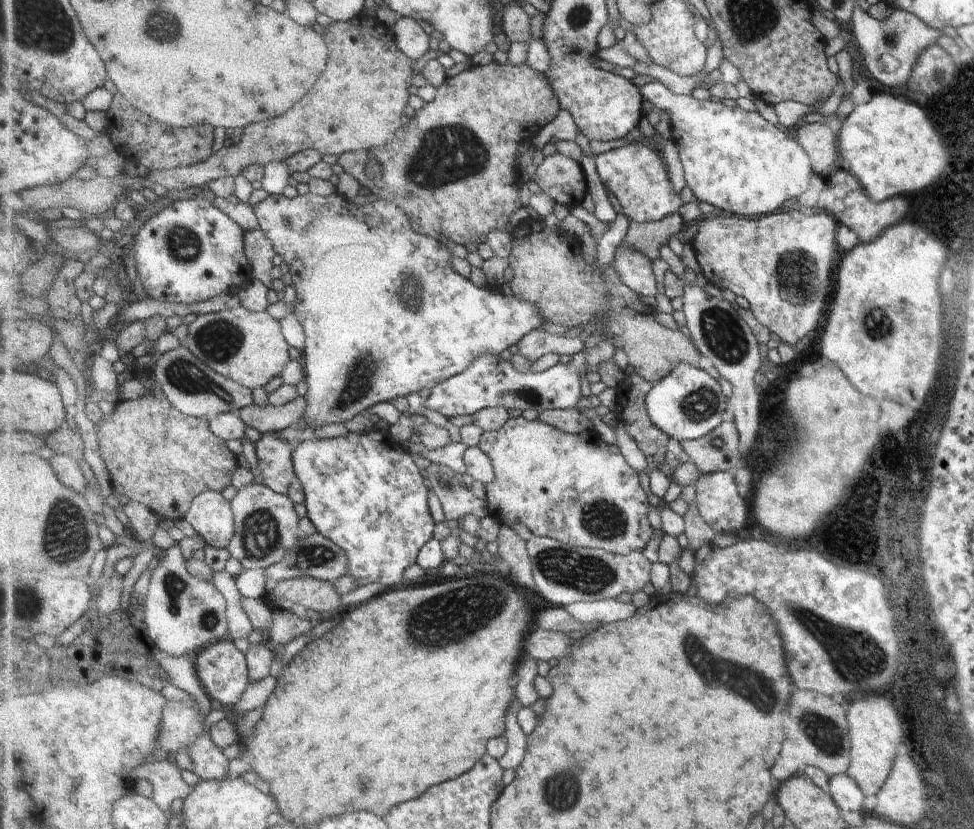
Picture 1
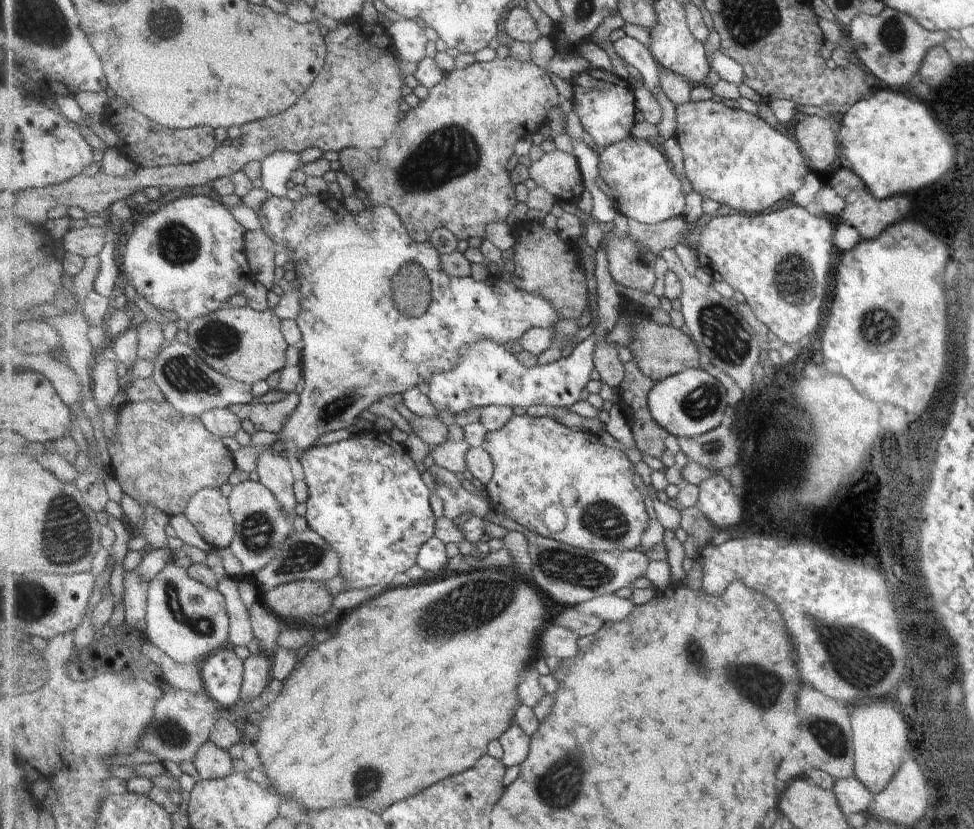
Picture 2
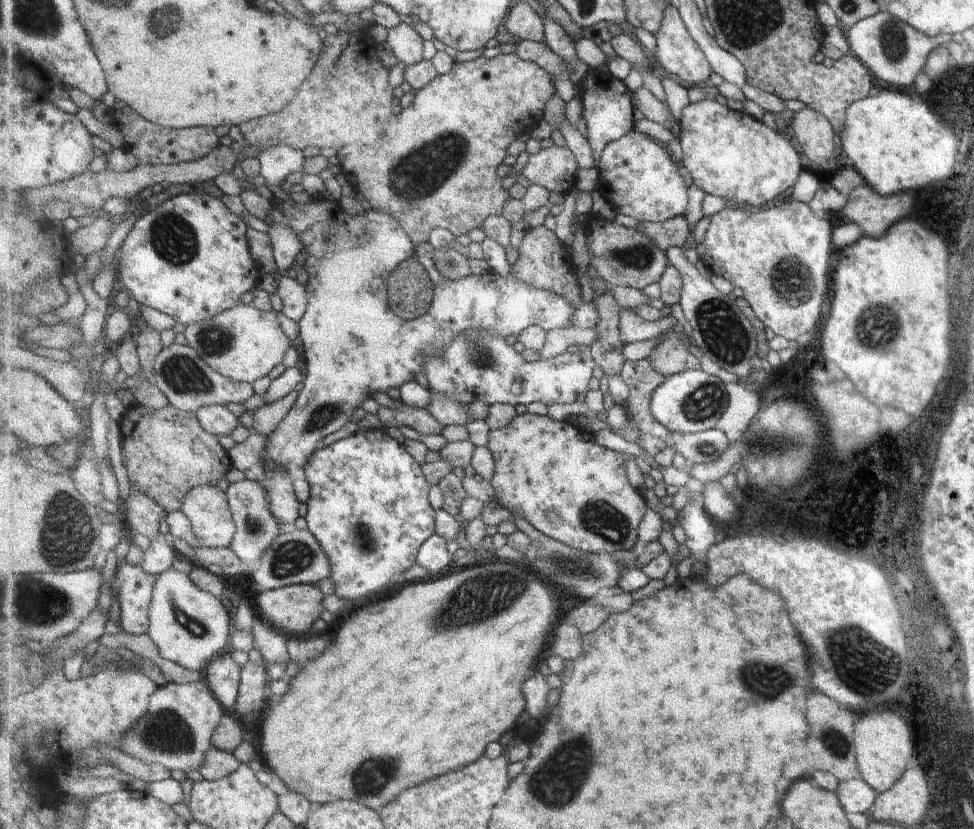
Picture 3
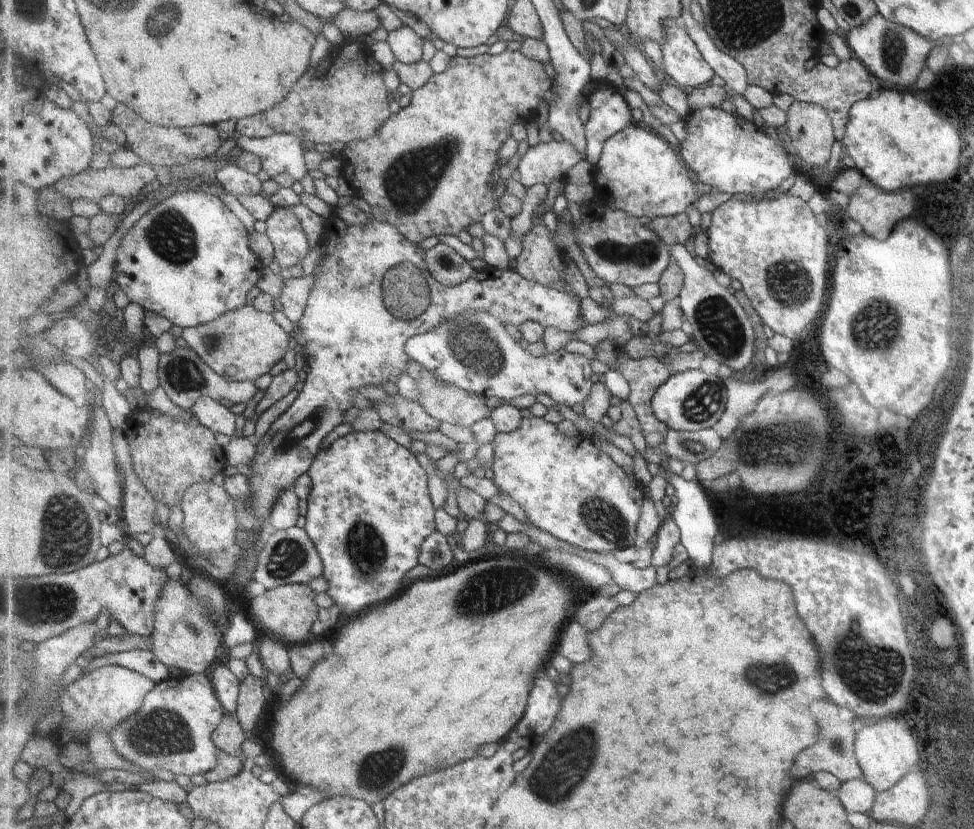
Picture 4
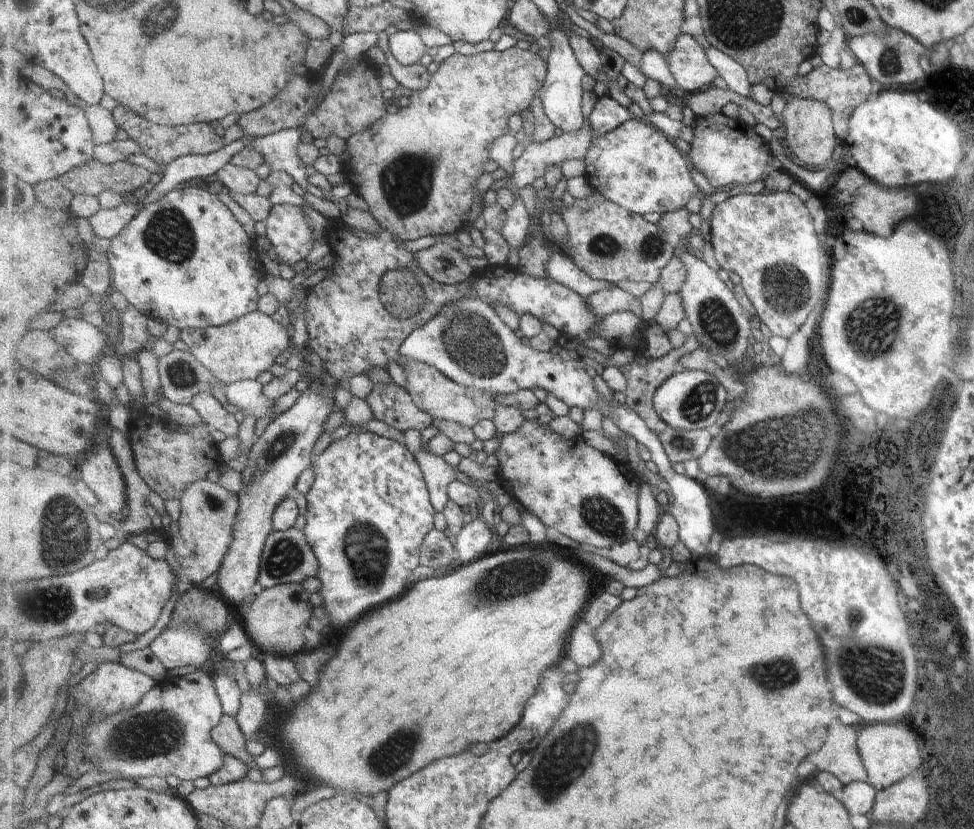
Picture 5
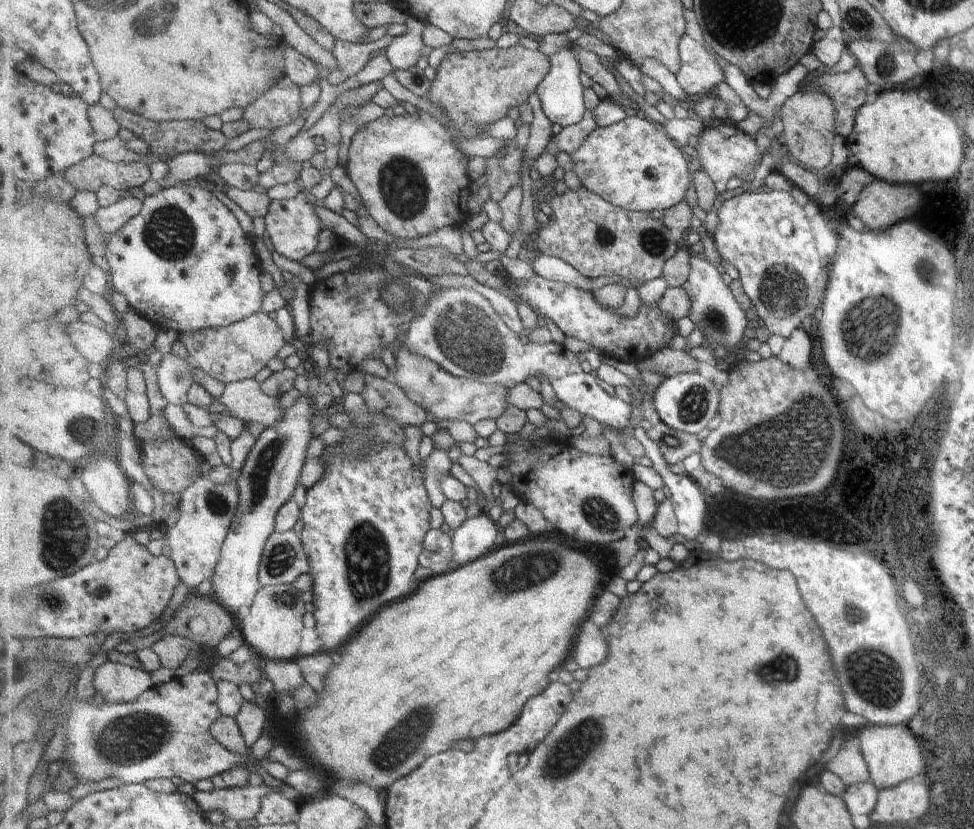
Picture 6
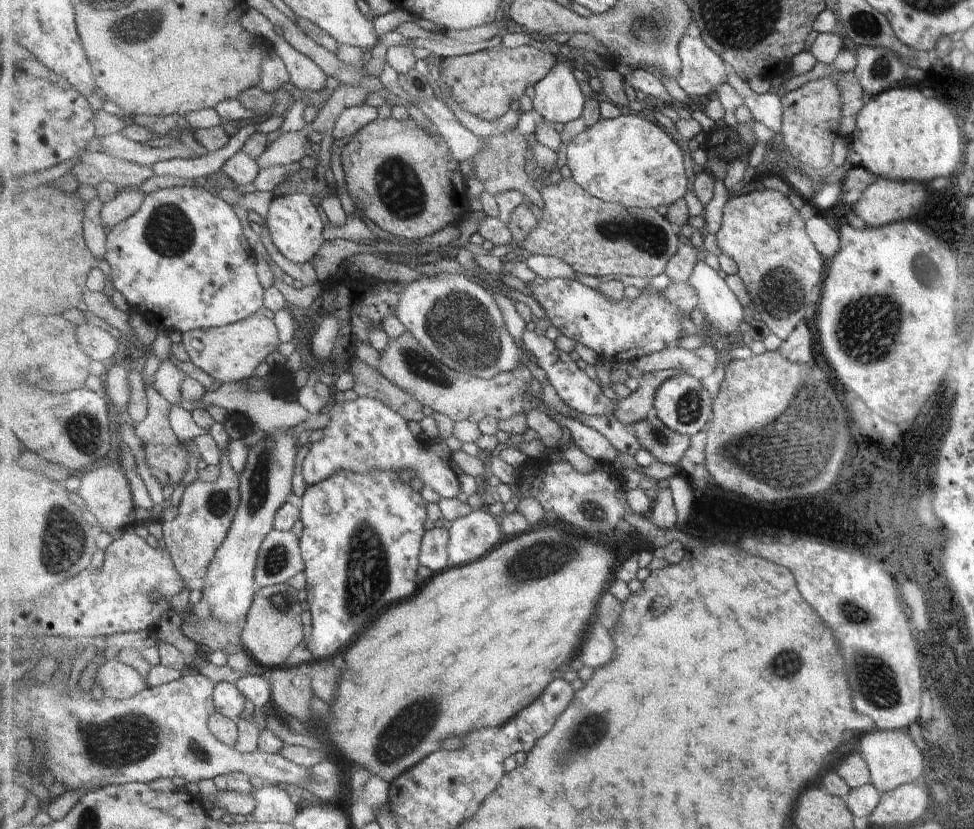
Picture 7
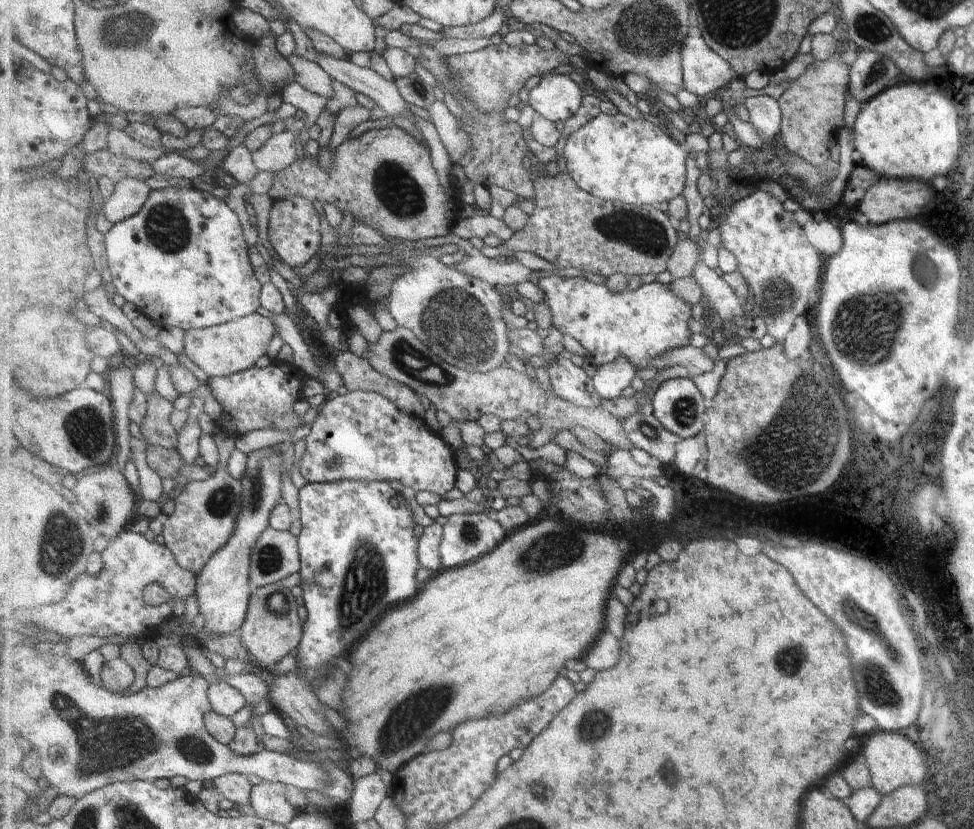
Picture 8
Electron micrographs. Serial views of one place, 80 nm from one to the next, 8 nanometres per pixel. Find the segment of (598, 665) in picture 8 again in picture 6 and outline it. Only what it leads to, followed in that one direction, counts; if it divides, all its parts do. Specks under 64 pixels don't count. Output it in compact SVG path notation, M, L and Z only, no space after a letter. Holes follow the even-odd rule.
M587 618L578 630L572 659L580 668L593 668L597 664L603 664L607 660L607 654L609 646L605 635L600 627Z

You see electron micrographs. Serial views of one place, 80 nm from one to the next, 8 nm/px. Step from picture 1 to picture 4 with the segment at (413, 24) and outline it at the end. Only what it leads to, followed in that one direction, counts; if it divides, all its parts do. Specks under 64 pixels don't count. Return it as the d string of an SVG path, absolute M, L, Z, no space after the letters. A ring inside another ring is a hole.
M407 25L389 31L387 42L397 61L410 65L423 58L425 38Z

